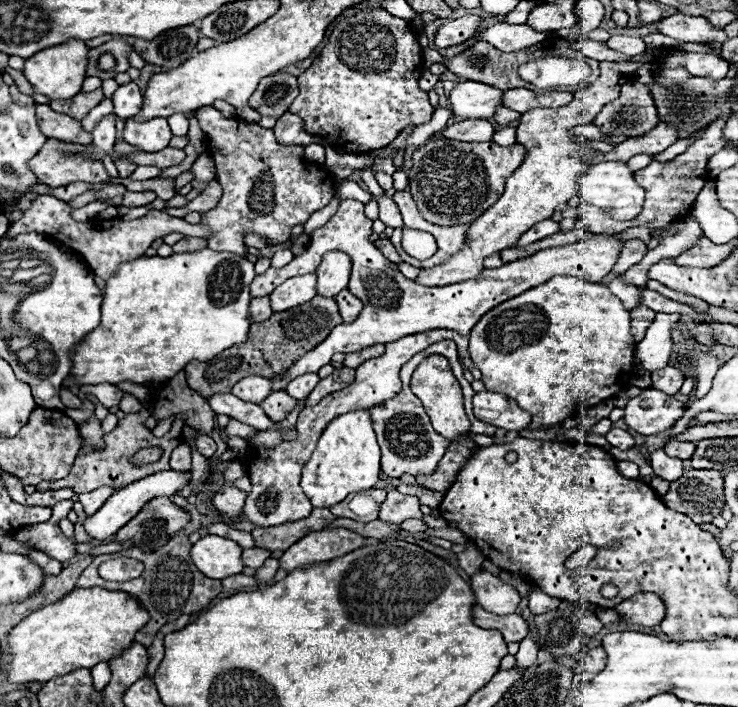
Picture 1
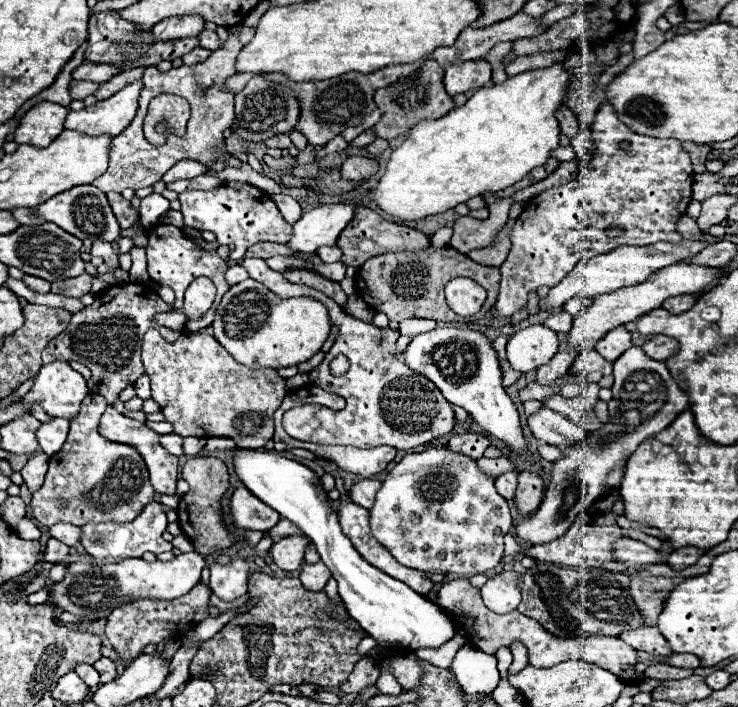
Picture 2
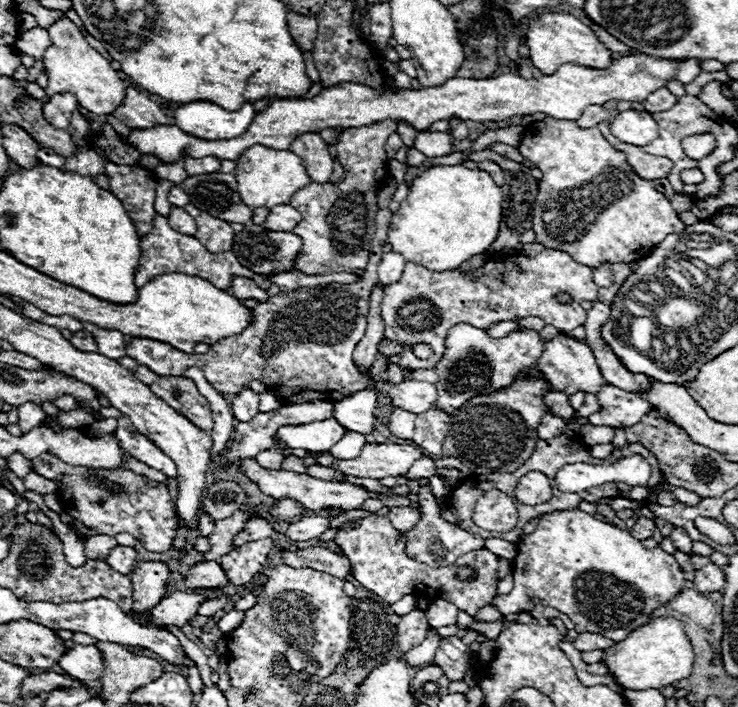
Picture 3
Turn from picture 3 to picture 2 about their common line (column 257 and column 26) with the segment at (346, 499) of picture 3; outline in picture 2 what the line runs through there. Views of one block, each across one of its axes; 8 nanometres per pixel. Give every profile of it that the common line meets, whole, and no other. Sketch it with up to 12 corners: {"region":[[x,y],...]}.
{"region":[[36,452],[22,468],[30,492],[42,486],[50,456]]}

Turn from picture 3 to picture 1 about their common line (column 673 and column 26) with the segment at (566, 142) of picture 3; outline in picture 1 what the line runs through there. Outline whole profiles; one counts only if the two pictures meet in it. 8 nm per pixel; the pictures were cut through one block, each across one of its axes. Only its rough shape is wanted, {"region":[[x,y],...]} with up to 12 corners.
{"region":[[38,196],[6,234],[44,234],[98,278],[144,256],[170,232],[208,234],[162,210],[130,221],[76,222],[72,206]]}

